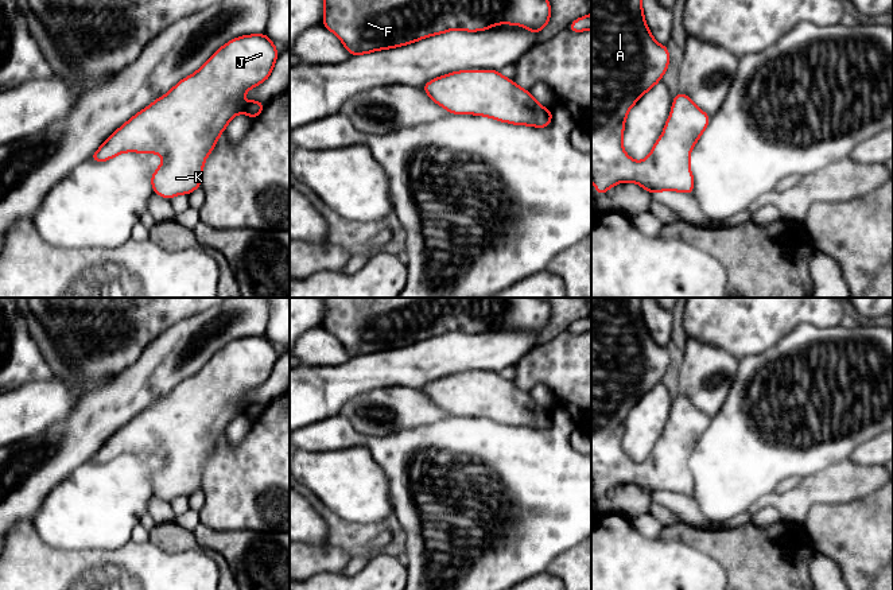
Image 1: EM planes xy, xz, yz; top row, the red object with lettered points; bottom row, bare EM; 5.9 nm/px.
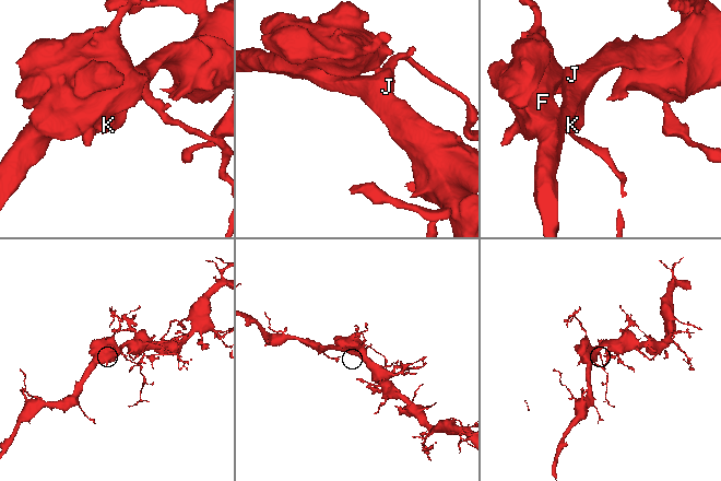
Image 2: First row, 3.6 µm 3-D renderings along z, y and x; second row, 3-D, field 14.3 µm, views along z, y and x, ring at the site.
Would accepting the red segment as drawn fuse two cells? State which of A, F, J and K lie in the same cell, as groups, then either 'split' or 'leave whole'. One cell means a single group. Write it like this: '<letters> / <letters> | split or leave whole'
A F J K | leave whole

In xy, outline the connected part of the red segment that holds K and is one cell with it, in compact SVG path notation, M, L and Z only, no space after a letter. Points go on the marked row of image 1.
M265 34L232 39L194 74L114 131L89 159L106 162L121 152L156 152L164 162L151 176L154 193L166 199L178 194L189 195L201 187L203 163L230 120L237 113L255 120L263 112L265 104L257 100L244 104L242 96L269 78L277 57L273 42Z

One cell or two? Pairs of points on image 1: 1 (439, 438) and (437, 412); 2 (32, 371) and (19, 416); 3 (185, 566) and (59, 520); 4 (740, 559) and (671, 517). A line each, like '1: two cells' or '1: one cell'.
1: two cells
2: two cells
3: two cells
4: two cells

